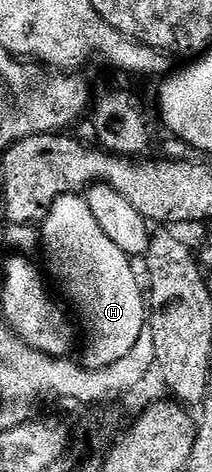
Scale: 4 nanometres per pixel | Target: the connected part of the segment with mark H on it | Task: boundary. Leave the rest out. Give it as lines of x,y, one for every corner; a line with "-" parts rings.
86,195
62,196
57,198
57,202
53,202
51,211
41,221
41,252
47,255
46,271
49,276
51,271
50,279
59,283
60,290
67,295
68,302
79,315
81,348
83,344
82,366
86,369
112,366
129,354
140,337
143,324
148,323
149,308
145,303
145,292
144,289
143,292
139,289
139,280
131,269
132,257
126,256
121,246
111,241
105,235
105,230
97,226
97,218
93,218
93,210
89,210

